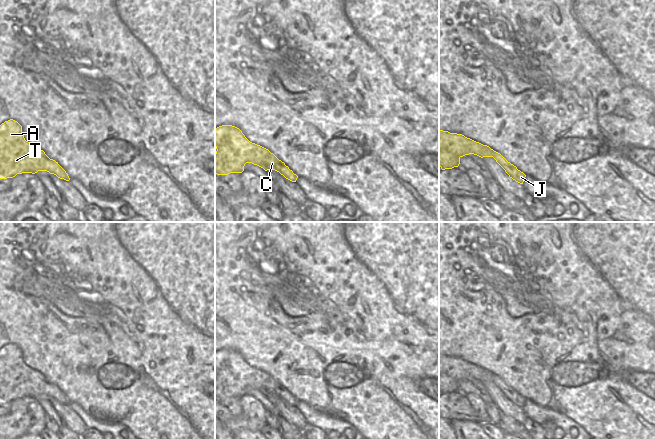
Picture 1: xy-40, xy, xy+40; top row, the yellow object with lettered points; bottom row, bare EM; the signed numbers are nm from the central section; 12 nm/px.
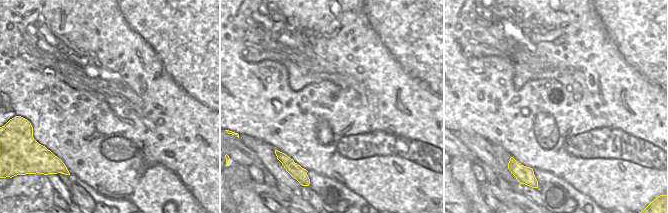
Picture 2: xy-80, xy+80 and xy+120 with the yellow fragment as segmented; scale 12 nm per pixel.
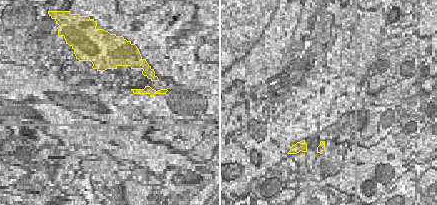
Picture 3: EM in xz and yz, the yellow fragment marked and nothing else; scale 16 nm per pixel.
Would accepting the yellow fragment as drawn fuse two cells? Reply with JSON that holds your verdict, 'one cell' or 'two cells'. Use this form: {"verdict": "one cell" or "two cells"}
{"verdict": "one cell"}

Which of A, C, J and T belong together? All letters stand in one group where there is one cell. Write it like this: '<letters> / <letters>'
A C J T

